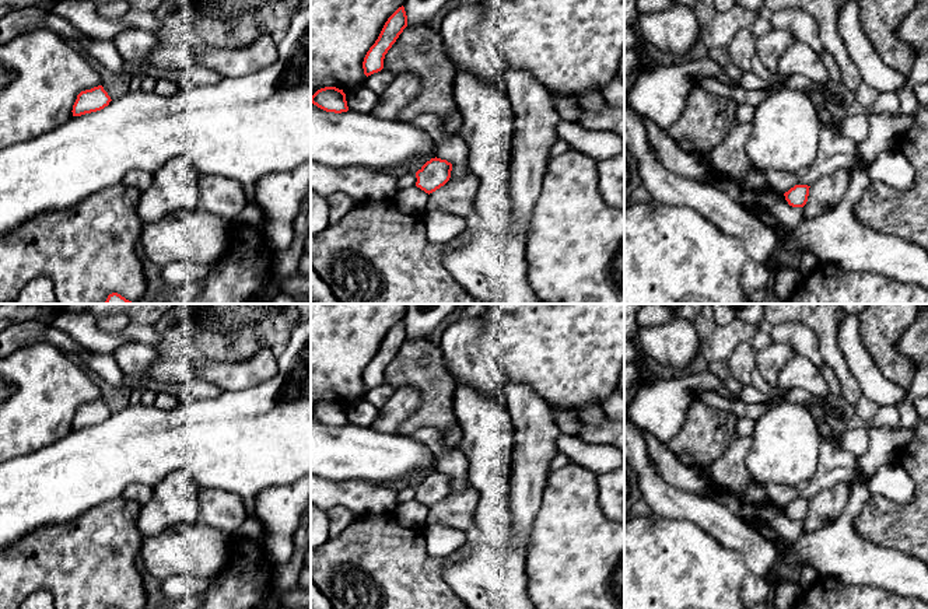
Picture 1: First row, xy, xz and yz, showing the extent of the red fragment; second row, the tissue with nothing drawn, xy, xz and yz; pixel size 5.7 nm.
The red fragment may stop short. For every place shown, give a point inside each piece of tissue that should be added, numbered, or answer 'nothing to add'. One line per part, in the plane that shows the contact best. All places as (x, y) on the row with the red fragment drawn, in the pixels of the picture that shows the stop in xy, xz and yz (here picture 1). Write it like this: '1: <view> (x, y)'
nothing to add

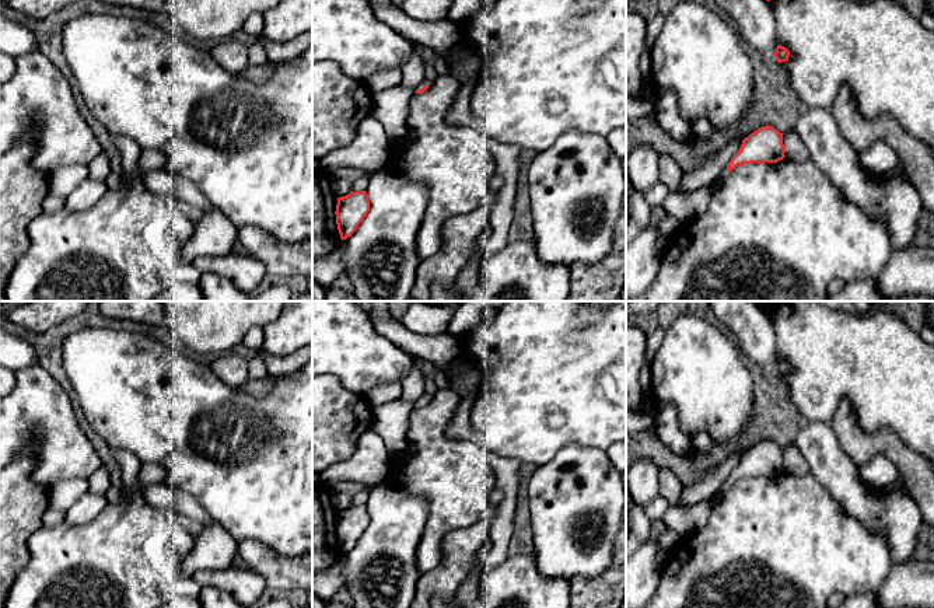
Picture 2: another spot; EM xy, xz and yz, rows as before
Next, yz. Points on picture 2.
1: yz (685, 208)

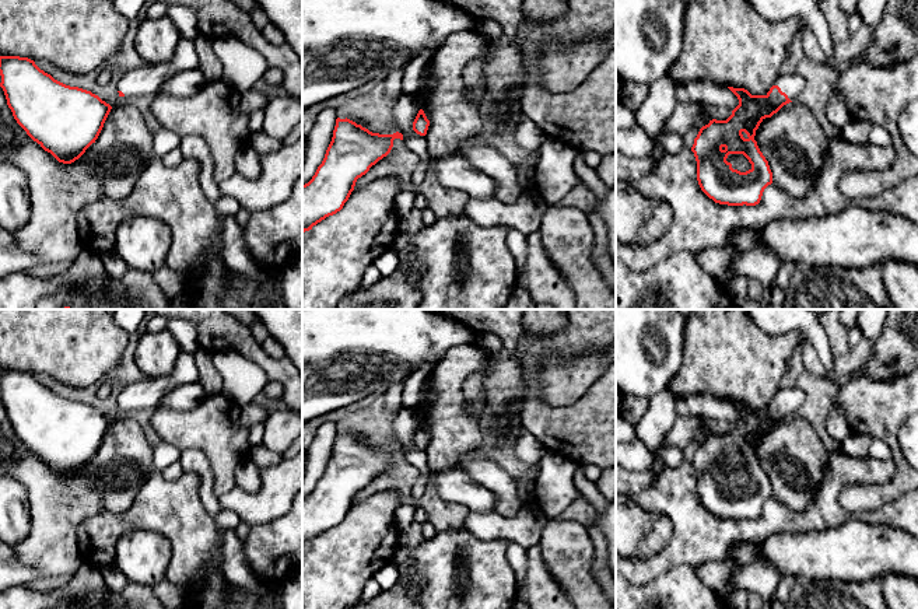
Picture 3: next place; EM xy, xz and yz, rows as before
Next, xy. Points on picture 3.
1: xy (146, 80)

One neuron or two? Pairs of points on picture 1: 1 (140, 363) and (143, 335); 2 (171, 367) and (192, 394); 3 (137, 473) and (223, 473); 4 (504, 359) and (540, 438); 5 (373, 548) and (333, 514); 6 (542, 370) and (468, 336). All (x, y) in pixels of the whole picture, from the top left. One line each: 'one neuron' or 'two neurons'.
1: two neurons
2: two neurons
3: one neuron
4: two neurons
5: two neurons
6: two neurons

